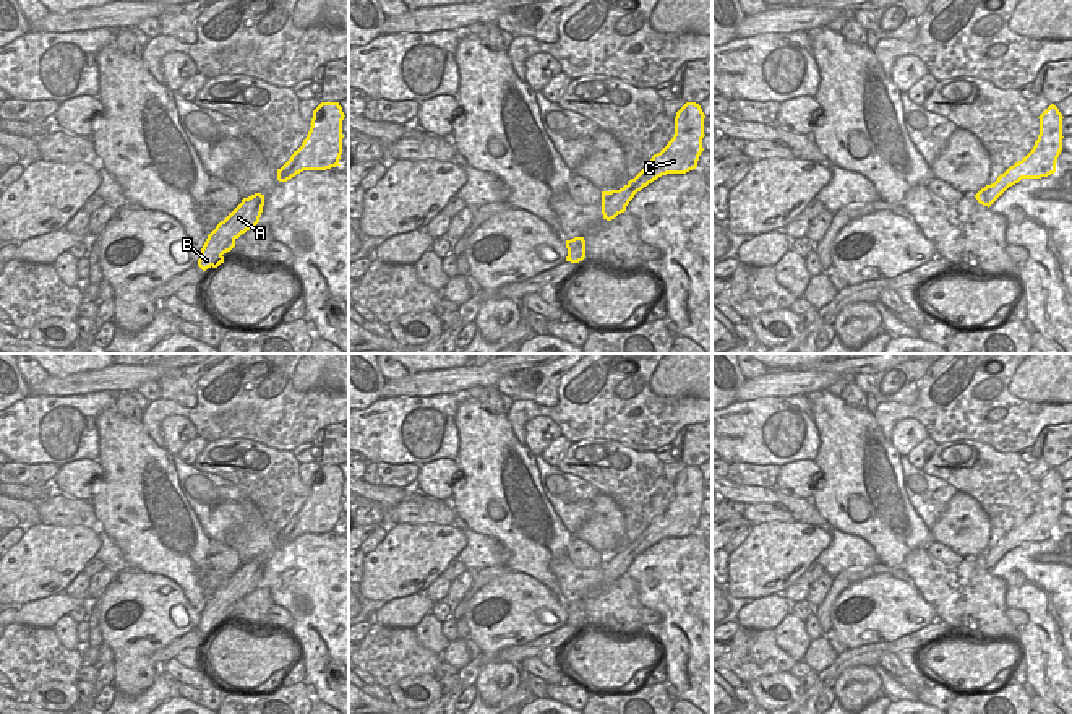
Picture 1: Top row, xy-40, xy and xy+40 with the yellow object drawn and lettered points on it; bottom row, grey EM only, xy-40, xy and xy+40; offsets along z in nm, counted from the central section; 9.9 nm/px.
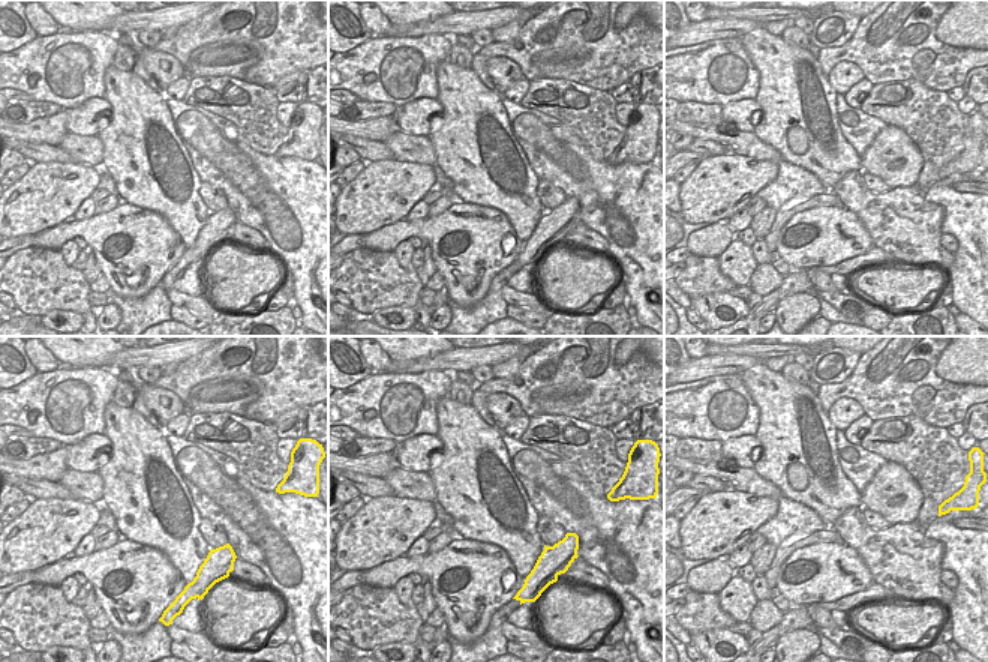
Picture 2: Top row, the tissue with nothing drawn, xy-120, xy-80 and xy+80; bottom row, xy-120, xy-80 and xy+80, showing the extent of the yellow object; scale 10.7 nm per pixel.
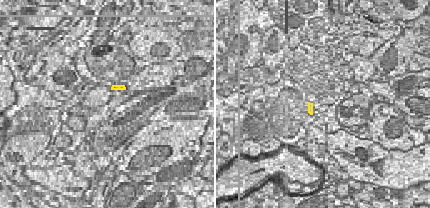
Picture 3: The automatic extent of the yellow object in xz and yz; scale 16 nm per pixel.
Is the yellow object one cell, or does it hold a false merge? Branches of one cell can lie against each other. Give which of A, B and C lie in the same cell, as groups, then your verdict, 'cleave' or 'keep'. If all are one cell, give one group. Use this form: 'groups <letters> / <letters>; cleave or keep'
groups A B C; keep

